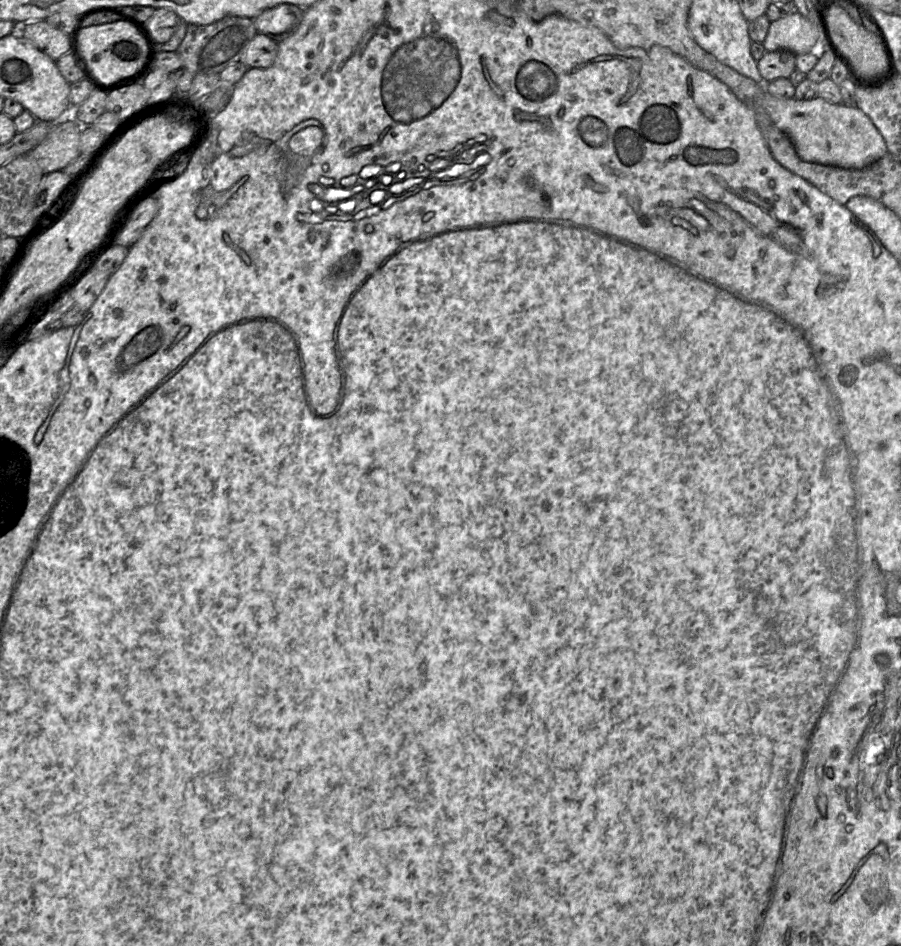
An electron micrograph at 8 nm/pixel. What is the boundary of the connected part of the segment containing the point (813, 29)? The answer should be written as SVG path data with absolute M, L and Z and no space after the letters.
M799 12L770 23L763 47L766 51L789 51L795 55L819 51L820 30Z

